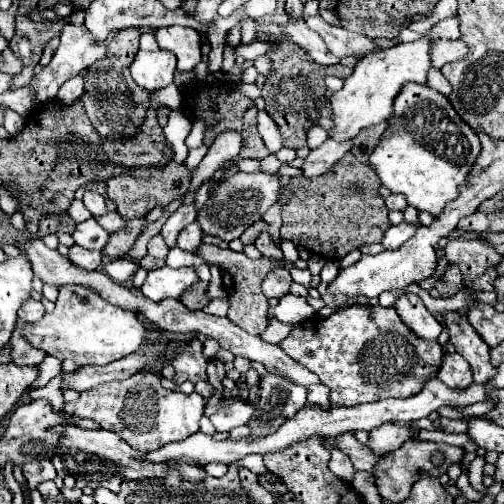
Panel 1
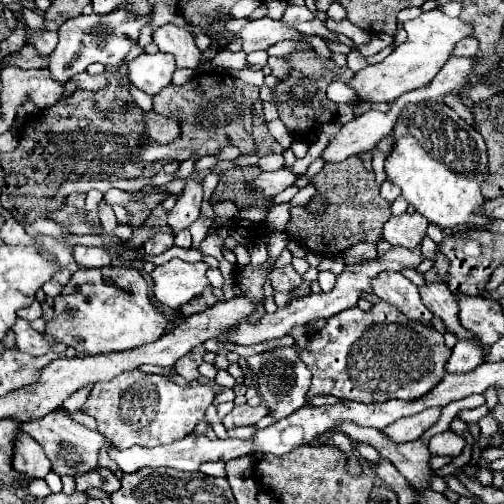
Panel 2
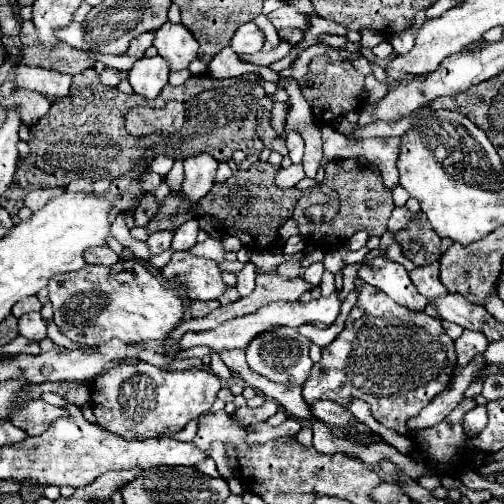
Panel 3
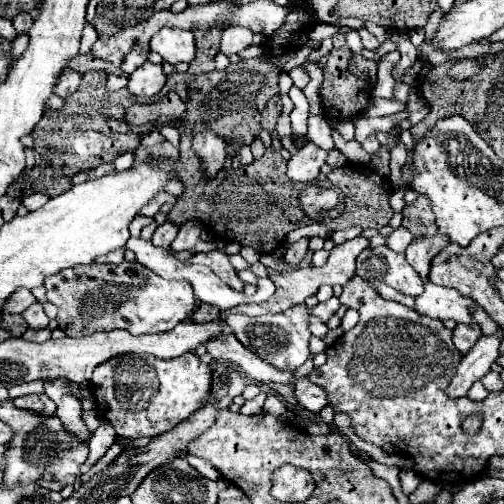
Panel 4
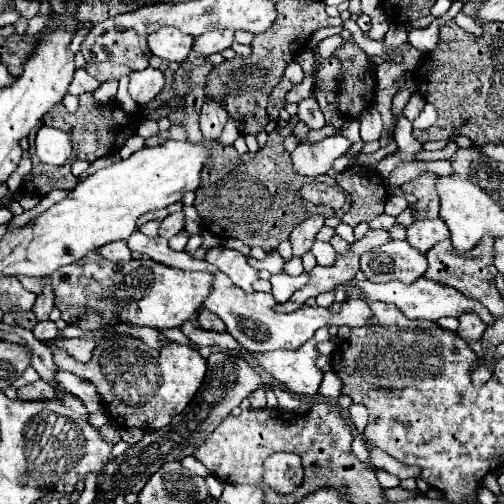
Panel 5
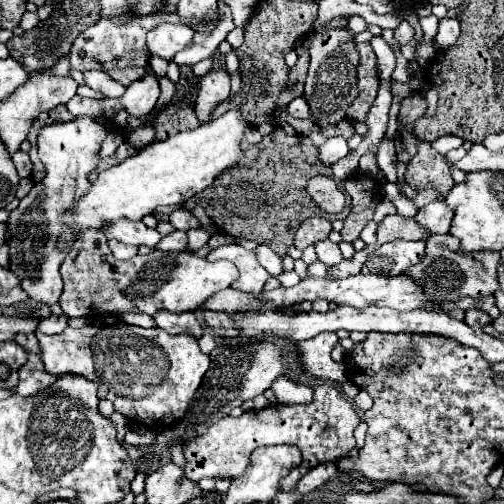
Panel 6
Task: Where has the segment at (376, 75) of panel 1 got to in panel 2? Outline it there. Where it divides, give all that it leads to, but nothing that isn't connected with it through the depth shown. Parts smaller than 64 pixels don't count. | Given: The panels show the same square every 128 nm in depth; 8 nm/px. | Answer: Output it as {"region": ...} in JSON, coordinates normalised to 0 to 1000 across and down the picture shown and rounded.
{"region":[[[857,20],[857,24],[841,24],[837,32],[821,40],[806,40],[802,60],[810,63],[810,75],[802,87],[786,91],[786,99],[770,115],[762,115],[754,127],[726,131],[710,139],[706,151],[698,155],[694,171],[706,183],[706,206],[710,202],[778,206],[802,183],[849,171],[857,155],[865,151],[865,143],[873,139],[873,131],[893,115],[905,83],[933,71],[937,52],[917,44],[913,36],[893,36],[873,20]]]}

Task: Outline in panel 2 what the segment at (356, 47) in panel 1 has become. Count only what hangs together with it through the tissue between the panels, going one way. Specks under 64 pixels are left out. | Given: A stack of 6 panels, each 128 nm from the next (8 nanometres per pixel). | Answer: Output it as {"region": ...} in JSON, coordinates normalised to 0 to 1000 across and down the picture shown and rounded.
{"region":[[[571,12],[567,24],[563,24],[563,32],[560,32],[560,40],[563,40],[567,48],[583,52],[583,56],[595,60],[595,63],[631,67],[631,71],[639,71],[643,79],[675,83],[671,71],[667,71],[659,60],[651,60],[651,56],[643,52],[643,44],[639,44],[623,24],[615,24],[607,12]]]}

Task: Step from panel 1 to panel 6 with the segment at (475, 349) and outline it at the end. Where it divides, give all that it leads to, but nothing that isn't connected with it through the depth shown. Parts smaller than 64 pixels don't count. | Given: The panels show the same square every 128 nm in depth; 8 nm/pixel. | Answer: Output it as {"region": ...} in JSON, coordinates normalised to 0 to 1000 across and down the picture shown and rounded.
{"region":[[[861,397],[837,417],[829,417],[821,437],[849,460],[849,468],[861,468],[861,464],[889,464],[897,429],[901,421],[881,401]]]}

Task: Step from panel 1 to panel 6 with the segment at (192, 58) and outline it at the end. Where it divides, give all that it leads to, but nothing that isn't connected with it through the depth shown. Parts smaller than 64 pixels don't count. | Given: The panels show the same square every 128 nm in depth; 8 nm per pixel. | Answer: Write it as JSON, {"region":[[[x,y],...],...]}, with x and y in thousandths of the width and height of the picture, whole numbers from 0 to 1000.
{"region":[[[317,48],[294,63],[294,99],[317,115],[341,119],[349,103],[365,99],[381,83],[385,60],[361,48]]]}

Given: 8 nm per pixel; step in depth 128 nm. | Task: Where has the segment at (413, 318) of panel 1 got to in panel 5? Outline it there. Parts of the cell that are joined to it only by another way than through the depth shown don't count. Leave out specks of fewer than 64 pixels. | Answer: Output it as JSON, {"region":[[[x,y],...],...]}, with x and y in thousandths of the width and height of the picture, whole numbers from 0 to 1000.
{"region":[[[778,476],[738,492],[714,512],[714,536],[738,560],[794,556],[817,563],[817,556],[829,556],[845,532],[845,508],[825,500],[806,476]]]}

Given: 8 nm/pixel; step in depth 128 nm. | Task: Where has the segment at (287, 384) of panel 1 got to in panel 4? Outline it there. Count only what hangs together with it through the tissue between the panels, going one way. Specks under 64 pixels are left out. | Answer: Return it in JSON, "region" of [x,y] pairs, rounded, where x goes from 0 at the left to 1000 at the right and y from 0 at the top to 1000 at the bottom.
{"region":[[[603,603],[575,611],[571,619],[556,619],[544,627],[516,627],[516,631],[496,631],[480,623],[456,623],[444,635],[452,639],[456,651],[464,651],[468,671],[504,702],[512,702],[520,714],[532,714],[544,730],[575,730],[575,738],[587,738],[615,702],[613,675],[617,659],[611,659],[611,631],[615,619]]]}

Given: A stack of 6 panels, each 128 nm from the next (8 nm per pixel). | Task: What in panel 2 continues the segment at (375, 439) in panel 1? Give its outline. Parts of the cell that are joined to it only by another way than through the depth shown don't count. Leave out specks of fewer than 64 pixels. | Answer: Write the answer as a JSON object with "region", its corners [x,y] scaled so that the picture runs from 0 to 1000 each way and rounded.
{"region":[[[849,810],[825,825],[813,829],[794,829],[782,841],[766,845],[758,857],[762,865],[770,865],[770,873],[778,873],[782,881],[794,877],[817,877],[825,869],[833,869],[865,833],[873,829],[873,810]]]}

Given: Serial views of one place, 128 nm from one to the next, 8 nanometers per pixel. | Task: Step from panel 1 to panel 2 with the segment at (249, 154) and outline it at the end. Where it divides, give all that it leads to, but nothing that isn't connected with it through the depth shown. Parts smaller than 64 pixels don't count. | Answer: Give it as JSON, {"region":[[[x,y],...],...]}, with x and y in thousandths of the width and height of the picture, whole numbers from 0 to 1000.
{"region":[[[512,198],[504,206],[504,238],[500,238],[500,266],[504,266],[504,282],[508,282],[508,306],[512,310],[532,310],[532,306],[560,306],[563,294],[536,270],[532,254],[528,254],[528,238],[520,226],[520,198]]]}

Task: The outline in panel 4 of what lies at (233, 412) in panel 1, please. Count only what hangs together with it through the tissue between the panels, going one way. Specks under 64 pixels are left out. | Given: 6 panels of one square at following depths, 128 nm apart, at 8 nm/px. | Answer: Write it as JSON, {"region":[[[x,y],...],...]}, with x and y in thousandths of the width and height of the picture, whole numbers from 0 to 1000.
{"region":[[[536,782],[524,798],[524,821],[540,821],[540,825],[556,825],[560,817],[567,817],[567,802],[548,786],[548,782]]]}

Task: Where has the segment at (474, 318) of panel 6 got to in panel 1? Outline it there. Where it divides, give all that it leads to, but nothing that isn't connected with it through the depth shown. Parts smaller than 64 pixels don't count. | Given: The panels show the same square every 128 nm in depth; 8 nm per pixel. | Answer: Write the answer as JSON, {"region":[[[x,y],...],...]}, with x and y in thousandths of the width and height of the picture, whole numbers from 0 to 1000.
{"region":[[[901,698],[881,706],[865,750],[893,770],[929,770],[929,762],[937,762],[937,734],[933,722],[909,698]]]}

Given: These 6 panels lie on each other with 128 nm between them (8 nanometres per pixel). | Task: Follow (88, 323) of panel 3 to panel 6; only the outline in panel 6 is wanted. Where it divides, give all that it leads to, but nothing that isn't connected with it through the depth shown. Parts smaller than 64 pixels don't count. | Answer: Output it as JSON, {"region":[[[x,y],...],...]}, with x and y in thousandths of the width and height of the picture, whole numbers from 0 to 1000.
{"region":[[[175,456],[147,480],[143,496],[123,520],[127,579],[119,587],[123,619],[135,631],[198,631],[230,627],[246,619],[286,619],[306,627],[317,615],[345,623],[393,615],[421,583],[452,571],[472,536],[452,516],[413,520],[401,508],[377,500],[321,500],[306,496],[290,508],[266,508],[258,516],[230,516],[210,484],[210,468],[198,456]]]}

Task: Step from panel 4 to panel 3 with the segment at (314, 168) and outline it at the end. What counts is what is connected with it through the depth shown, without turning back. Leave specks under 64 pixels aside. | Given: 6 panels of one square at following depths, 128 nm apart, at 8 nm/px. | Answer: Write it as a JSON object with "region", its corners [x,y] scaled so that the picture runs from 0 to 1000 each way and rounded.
{"region":[[[579,325],[575,333],[556,333],[552,349],[544,357],[548,369],[556,373],[579,373],[587,361],[595,361],[603,353],[603,337],[599,325]]]}

